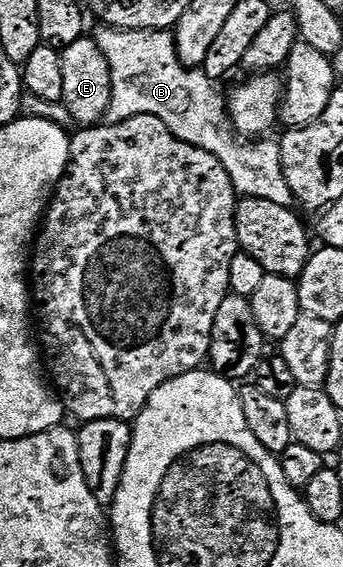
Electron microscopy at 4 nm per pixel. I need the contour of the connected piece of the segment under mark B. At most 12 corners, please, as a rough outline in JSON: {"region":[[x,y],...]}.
{"region":[[172,32],[91,38],[110,124],[159,119],[223,163],[240,196],[292,208],[280,144],[241,143],[227,101]]}

